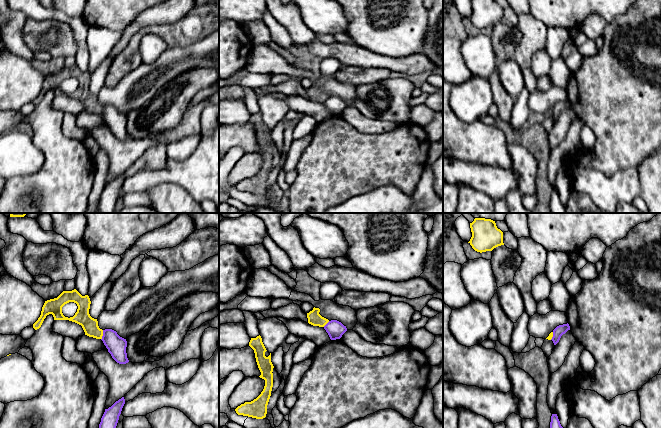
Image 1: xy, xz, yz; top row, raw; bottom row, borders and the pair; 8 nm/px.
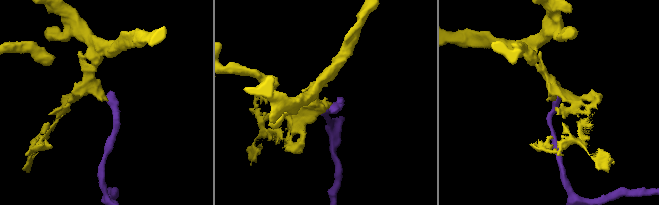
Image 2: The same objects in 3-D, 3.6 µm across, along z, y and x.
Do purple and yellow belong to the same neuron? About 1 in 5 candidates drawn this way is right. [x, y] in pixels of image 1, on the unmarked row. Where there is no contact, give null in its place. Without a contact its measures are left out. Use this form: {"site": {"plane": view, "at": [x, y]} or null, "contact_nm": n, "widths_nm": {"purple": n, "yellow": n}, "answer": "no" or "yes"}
{"site": {"plane": "xy", "at": [103, 111]}, "contact_nm": 80, "widths_nm": {"purple": 160, "yellow": 130}, "answer": "no"}

